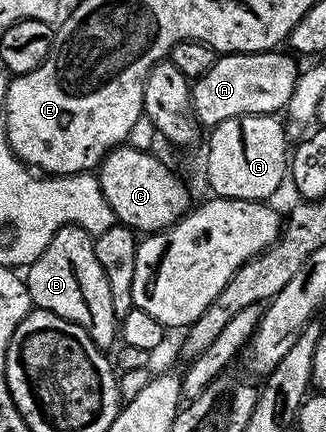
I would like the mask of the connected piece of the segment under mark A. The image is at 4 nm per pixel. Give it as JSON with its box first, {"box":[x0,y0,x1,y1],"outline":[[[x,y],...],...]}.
{"box":[191,49,301,128],"outline":[[[273,49],[262,54],[223,54],[216,57],[213,68],[194,79],[191,88],[191,107],[200,123],[210,128],[221,120],[242,114],[278,115],[286,107],[289,96],[293,96],[293,88],[301,73],[290,53],[279,53],[278,49]]]}

